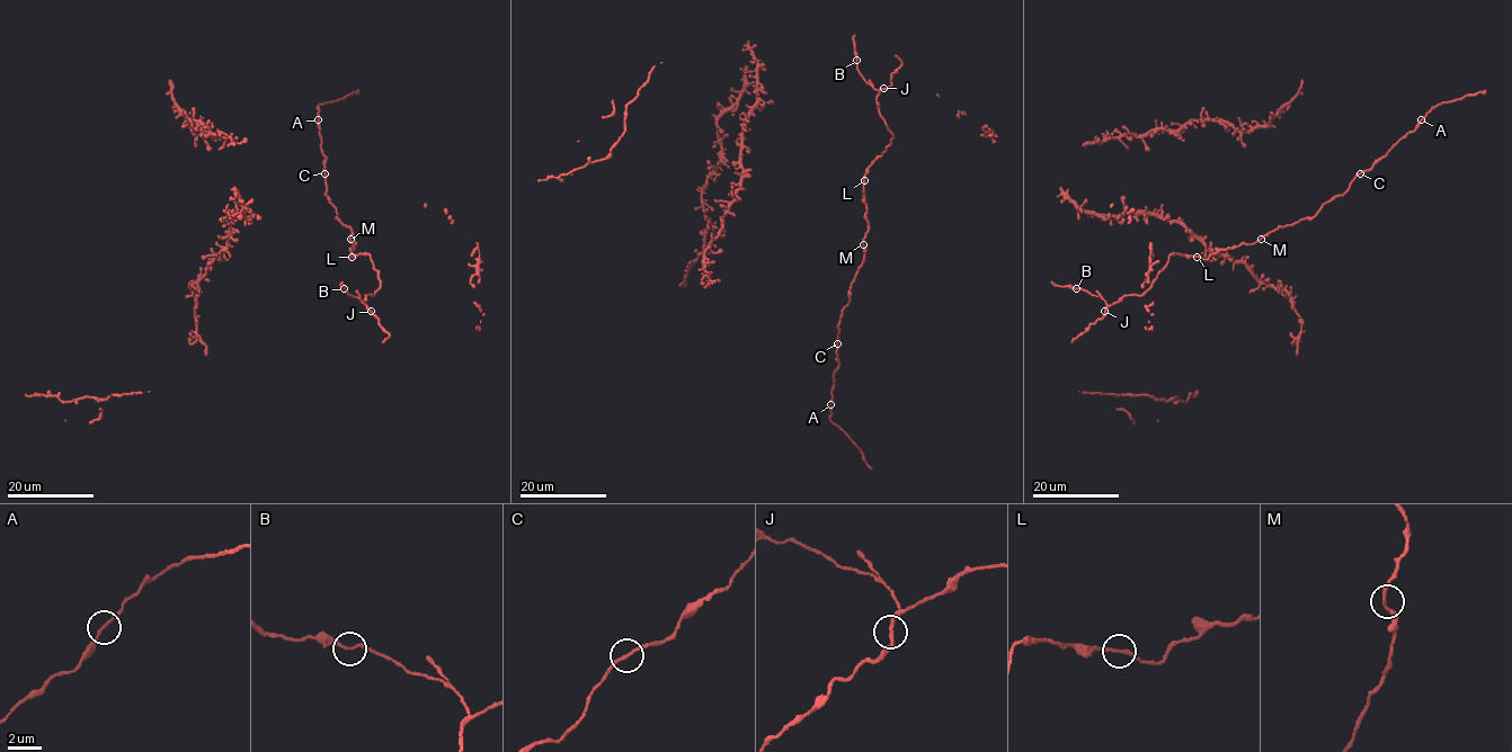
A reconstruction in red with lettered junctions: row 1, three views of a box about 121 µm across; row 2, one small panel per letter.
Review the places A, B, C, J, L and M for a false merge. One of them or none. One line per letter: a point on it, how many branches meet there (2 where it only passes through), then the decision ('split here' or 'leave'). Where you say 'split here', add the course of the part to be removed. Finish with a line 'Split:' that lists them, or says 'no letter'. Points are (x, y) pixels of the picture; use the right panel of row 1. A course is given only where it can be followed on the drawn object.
A: at (1421, 119); 2 branches meet; leave
B: at (1076, 288); 2 branches meet; leave
C: at (1360, 173); 2 branches meet; leave
J: at (1104, 311); 2 branches meet; leave
L: at (1197, 257); 2 branches meet; leave
M: at (1261, 239); 2 branches meet; leave
Split: no letter

